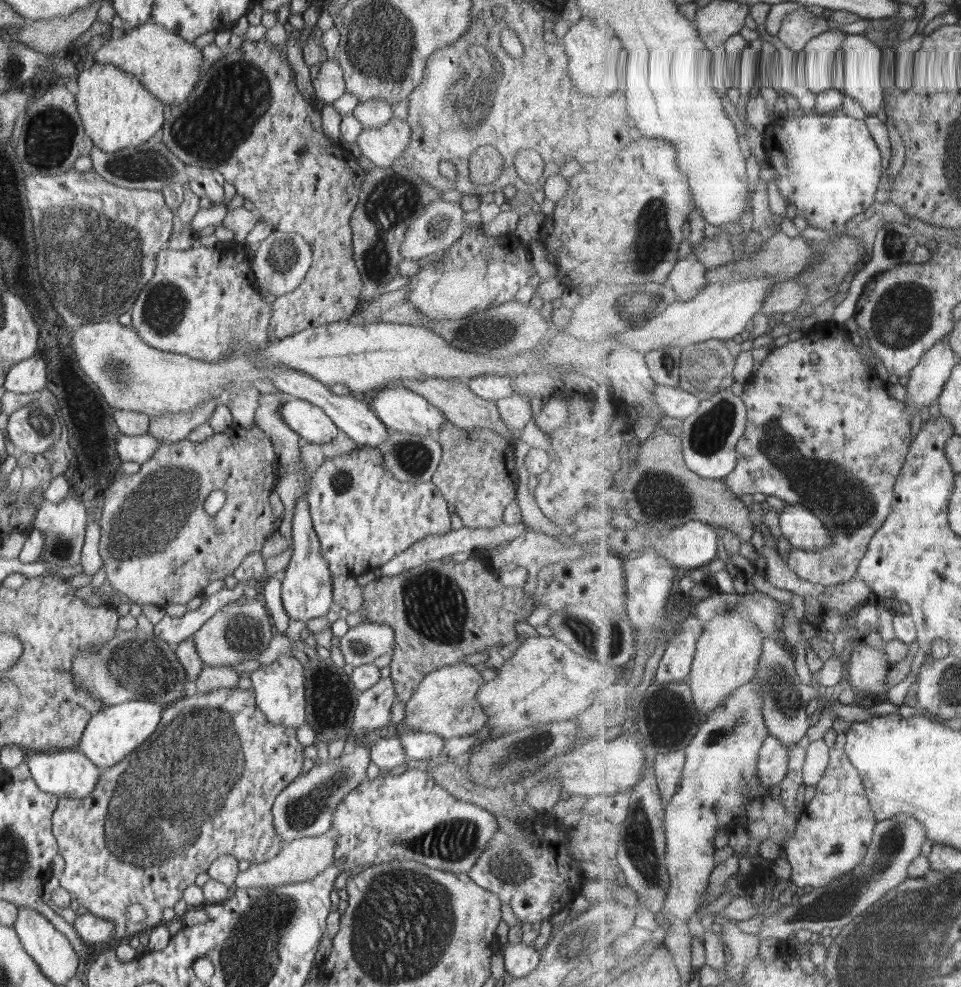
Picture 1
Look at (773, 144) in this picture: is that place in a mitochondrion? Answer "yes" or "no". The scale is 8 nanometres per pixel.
no

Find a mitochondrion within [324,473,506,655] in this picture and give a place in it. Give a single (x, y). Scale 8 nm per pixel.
(429, 592)

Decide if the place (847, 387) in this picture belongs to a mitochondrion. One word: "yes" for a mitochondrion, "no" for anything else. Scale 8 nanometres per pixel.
no

